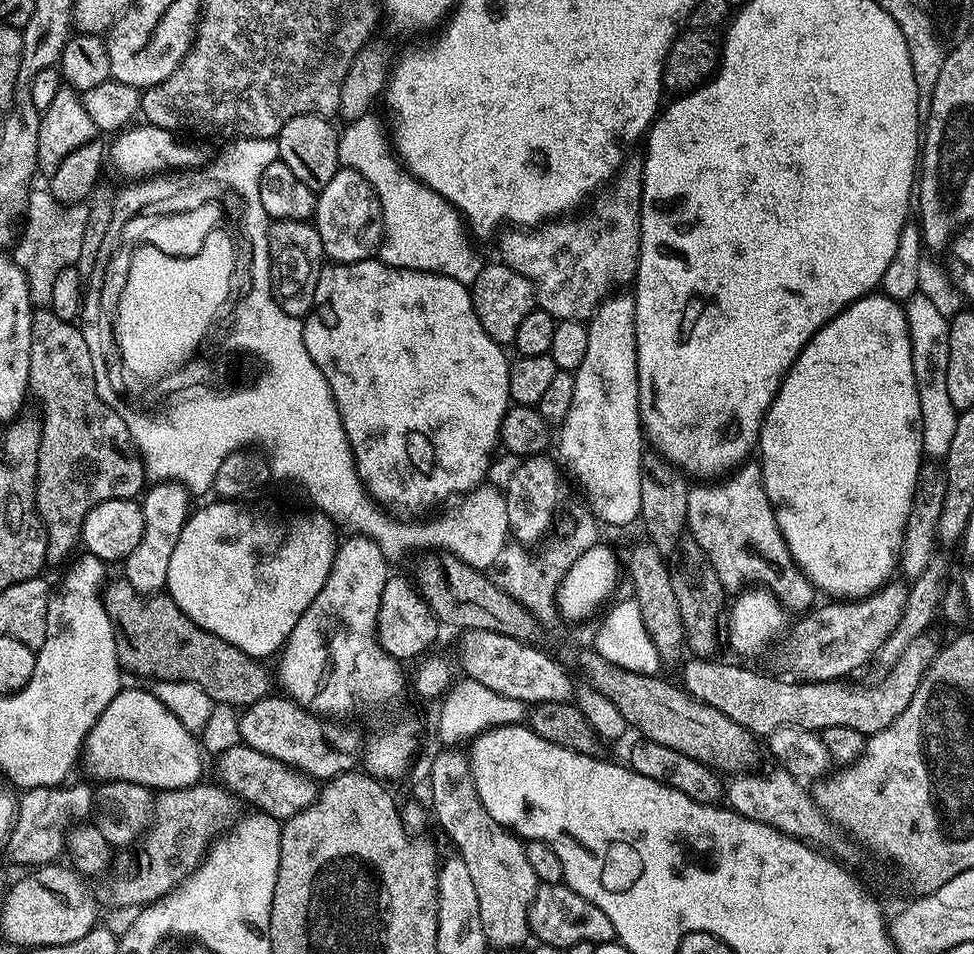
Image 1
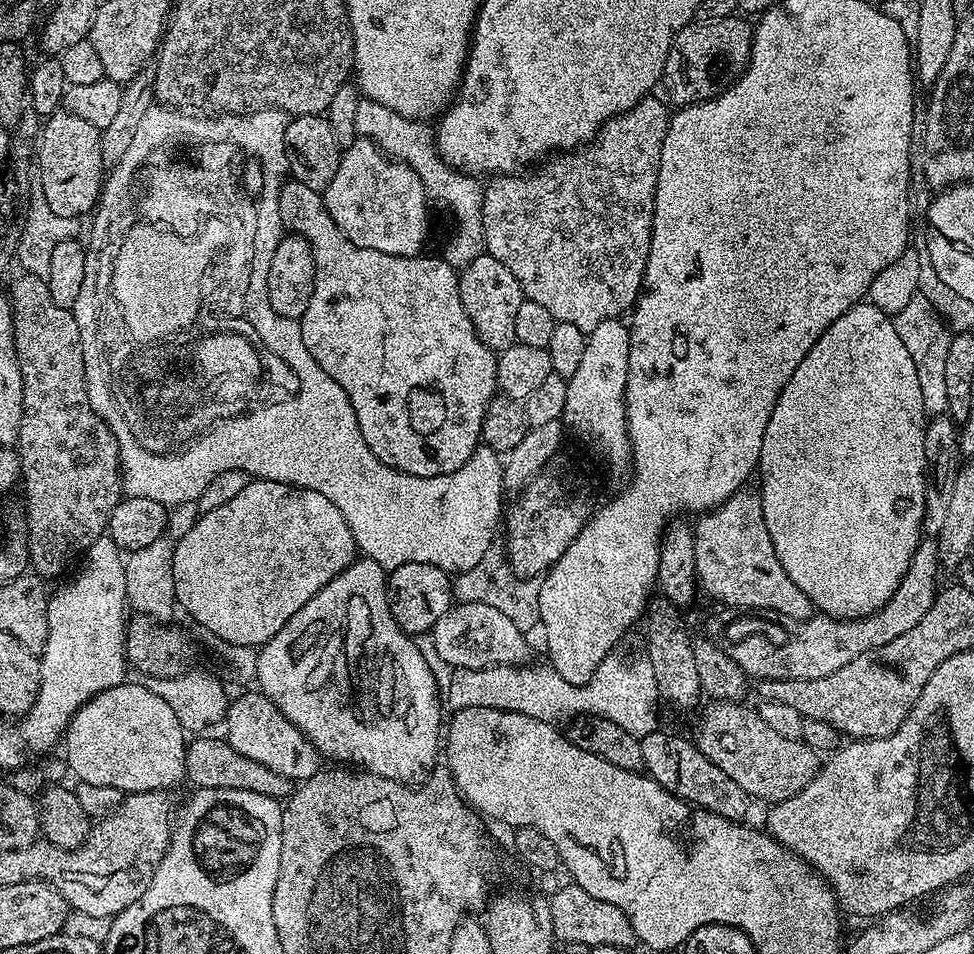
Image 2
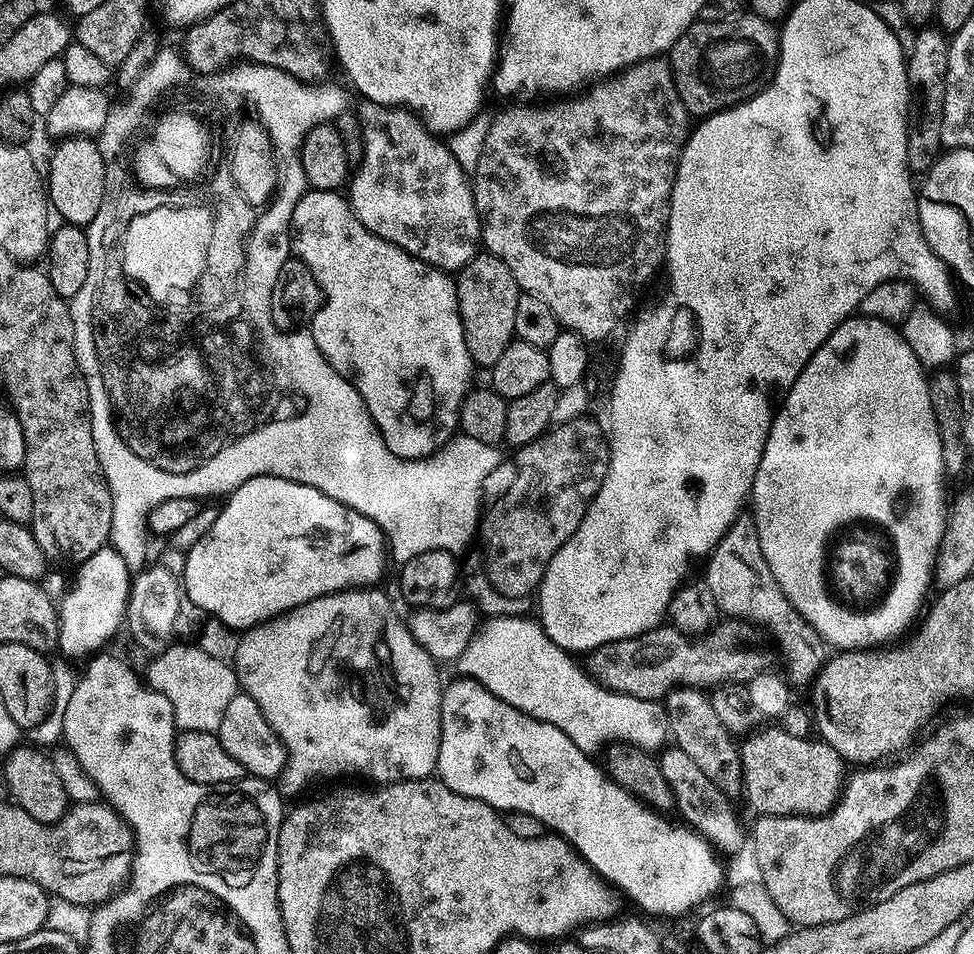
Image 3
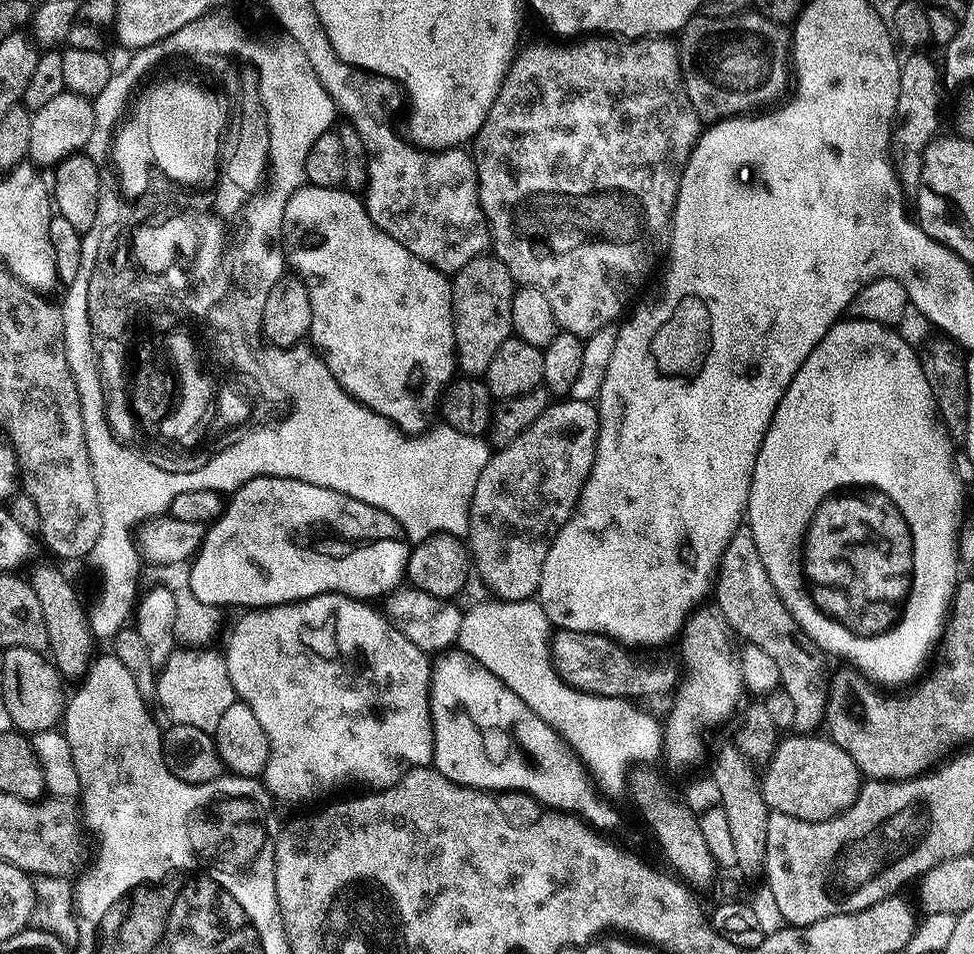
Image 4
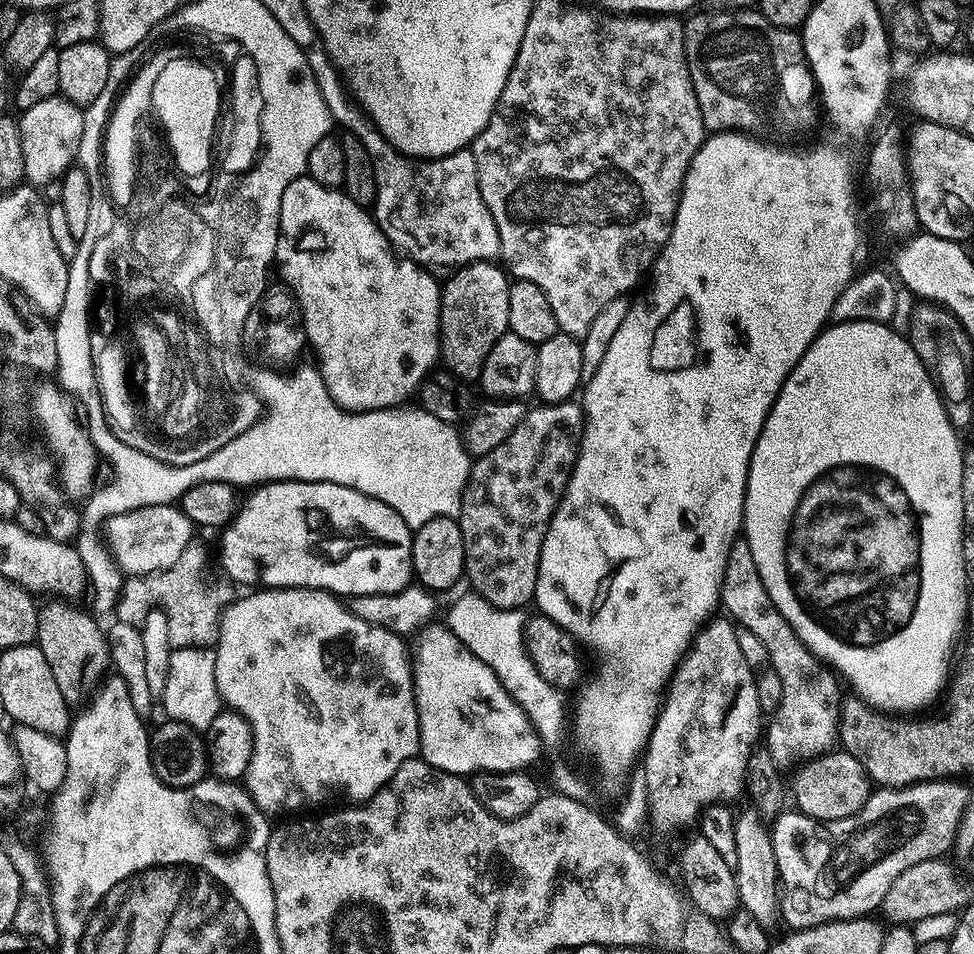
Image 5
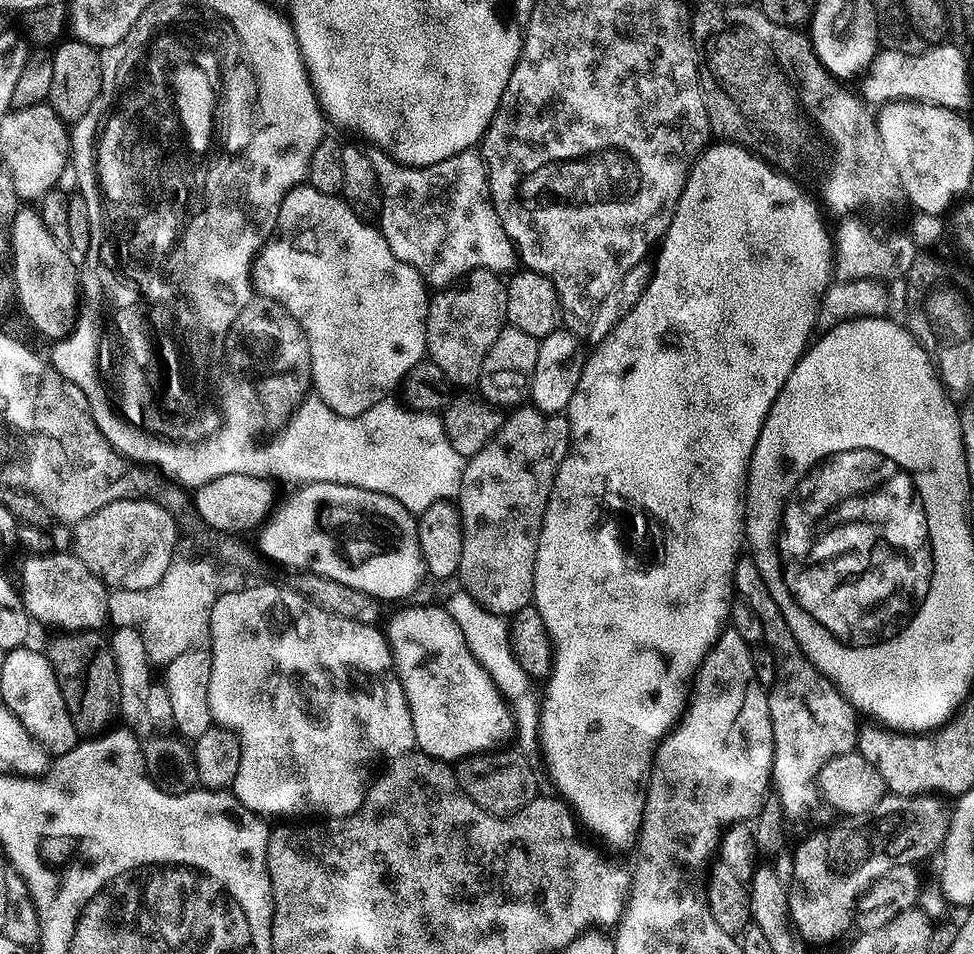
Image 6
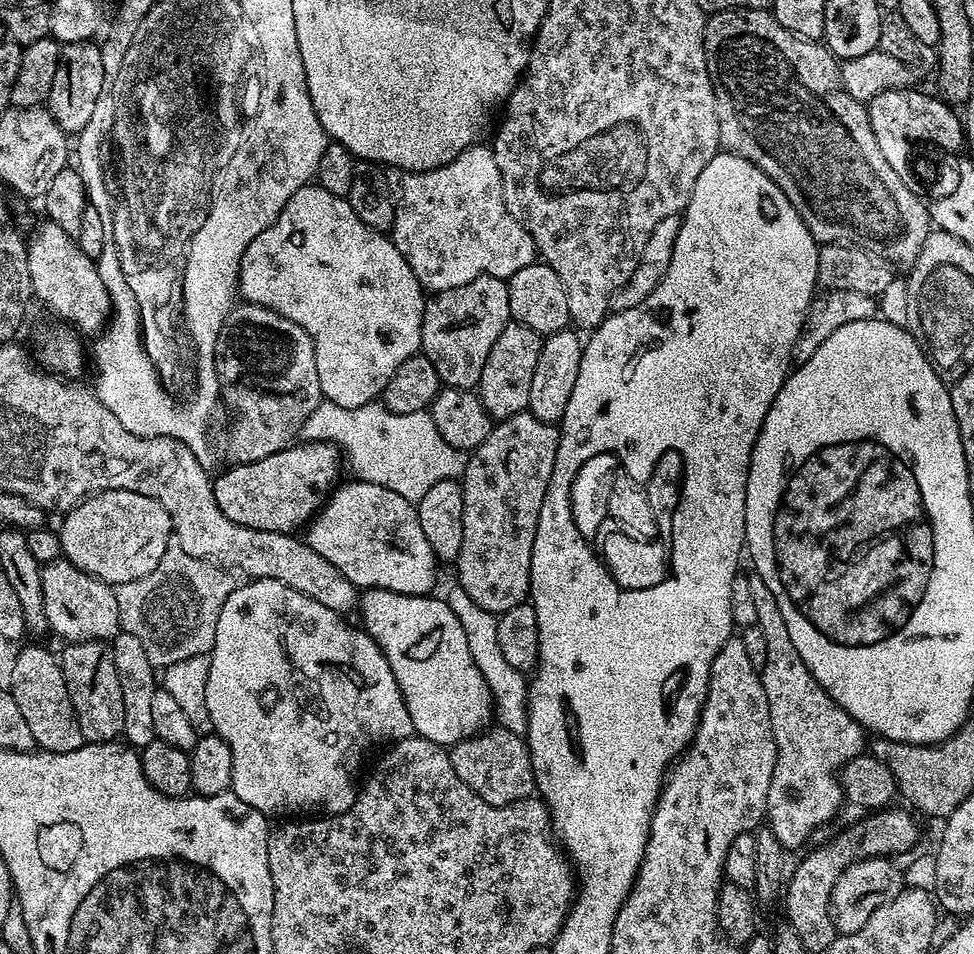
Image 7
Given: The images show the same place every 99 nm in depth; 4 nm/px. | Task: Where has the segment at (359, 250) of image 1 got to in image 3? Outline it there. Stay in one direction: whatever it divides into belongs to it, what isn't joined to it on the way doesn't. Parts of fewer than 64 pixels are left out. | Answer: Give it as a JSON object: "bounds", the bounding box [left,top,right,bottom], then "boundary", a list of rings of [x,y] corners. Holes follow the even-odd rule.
{"bounds":[346,102,482,273],"boundary":[[[364,102],[361,105],[358,115],[364,130],[364,156],[355,165],[346,192],[352,213],[366,230],[378,234],[378,238],[386,238],[386,242],[446,273],[459,273],[478,254],[482,244],[480,215],[476,212],[469,175],[450,154],[447,145],[424,127],[419,116],[386,104]]]}

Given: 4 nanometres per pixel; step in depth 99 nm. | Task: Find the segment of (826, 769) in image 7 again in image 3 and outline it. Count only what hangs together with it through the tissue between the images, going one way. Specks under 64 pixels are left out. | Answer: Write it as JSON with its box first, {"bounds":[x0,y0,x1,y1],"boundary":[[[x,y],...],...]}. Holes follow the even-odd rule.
{"bounds":[702,514,826,685],"boundary":[[[741,514],[737,516],[735,522],[726,530],[724,537],[708,553],[706,563],[708,563],[708,569],[702,573],[702,579],[705,584],[710,586],[710,594],[714,594],[717,609],[723,615],[725,612],[728,616],[741,616],[744,620],[753,620],[754,623],[769,628],[773,638],[776,639],[777,646],[784,651],[784,656],[788,659],[786,676],[793,685],[804,683],[807,685],[815,680],[820,669],[824,667],[826,641],[820,637],[818,630],[814,630],[814,626],[810,626],[810,622],[794,608],[790,598],[786,598],[786,594],[782,592],[782,586],[778,586],[778,582],[768,565],[766,554],[762,554],[762,542],[758,542],[758,526],[751,515]]]}

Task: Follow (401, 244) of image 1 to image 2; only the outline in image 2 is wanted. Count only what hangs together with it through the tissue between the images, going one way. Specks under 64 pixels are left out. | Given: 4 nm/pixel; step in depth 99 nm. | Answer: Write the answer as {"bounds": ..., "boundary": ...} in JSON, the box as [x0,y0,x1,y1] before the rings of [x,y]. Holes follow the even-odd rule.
{"bounds":[354,98,485,270],"boundary":[[[361,98],[358,102],[358,111],[354,126],[356,127],[357,137],[377,141],[381,149],[383,149],[389,157],[395,158],[417,169],[422,177],[422,183],[425,189],[427,189],[431,195],[433,192],[433,194],[453,212],[452,220],[456,225],[452,228],[452,237],[449,238],[448,245],[445,246],[444,252],[442,251],[442,258],[450,267],[463,270],[470,262],[474,262],[474,258],[485,255],[484,231],[482,230],[484,188],[482,187],[481,181],[471,174],[465,174],[455,168],[449,167],[449,164],[444,160],[443,156],[436,151],[434,132],[427,123],[419,120],[408,120],[402,114],[398,114],[394,110],[382,106],[382,102],[374,102],[367,98]]]}

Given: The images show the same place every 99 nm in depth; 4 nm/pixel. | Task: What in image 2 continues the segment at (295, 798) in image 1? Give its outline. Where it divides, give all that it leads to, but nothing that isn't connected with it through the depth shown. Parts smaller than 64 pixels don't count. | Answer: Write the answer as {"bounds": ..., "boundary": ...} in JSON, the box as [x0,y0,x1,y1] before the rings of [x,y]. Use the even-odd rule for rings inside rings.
{"bounds":[184,737,294,801],"boundary":[[[195,737],[186,746],[184,776],[192,783],[193,789],[254,790],[254,794],[266,794],[279,801],[292,795],[294,791],[293,781],[282,778],[282,774],[274,774],[274,770],[261,766],[251,758],[245,758],[243,754],[238,754],[238,750],[234,750],[234,746],[230,746],[227,739],[210,737]]]}

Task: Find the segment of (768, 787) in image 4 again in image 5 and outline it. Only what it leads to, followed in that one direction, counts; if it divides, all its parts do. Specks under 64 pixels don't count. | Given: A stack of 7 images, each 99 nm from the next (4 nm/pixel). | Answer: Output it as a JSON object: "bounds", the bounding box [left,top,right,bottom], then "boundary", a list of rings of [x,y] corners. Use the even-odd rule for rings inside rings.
{"bounds":[792,750,870,822],"boundary":[[[829,750],[823,754],[813,755],[805,759],[804,764],[792,776],[792,796],[796,799],[795,807],[811,820],[821,822],[848,822],[855,817],[858,810],[868,801],[870,795],[870,781],[864,773],[864,767],[849,752],[843,750]]]}

